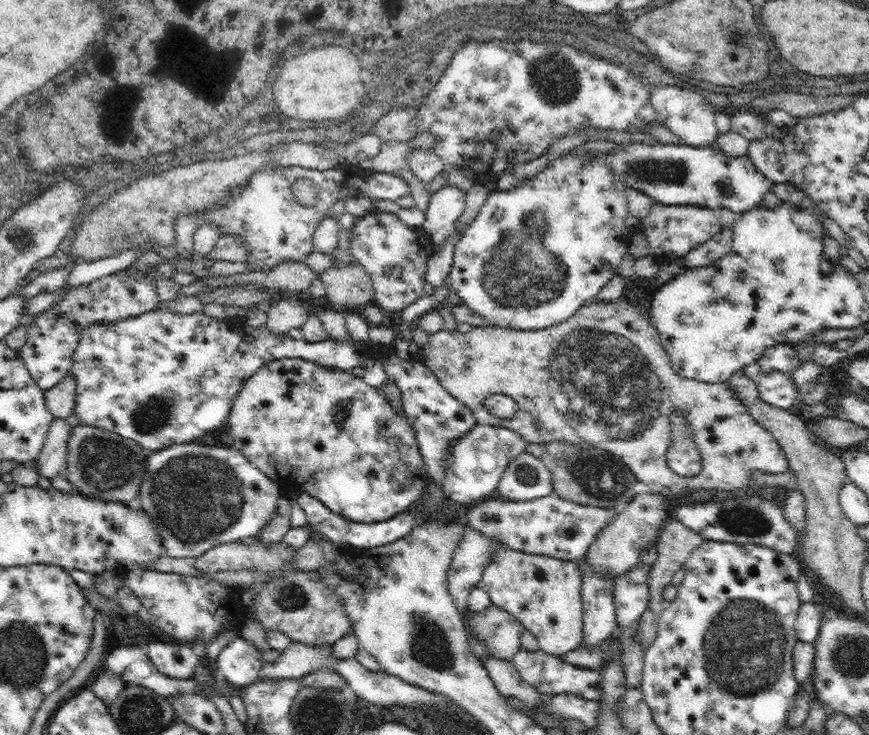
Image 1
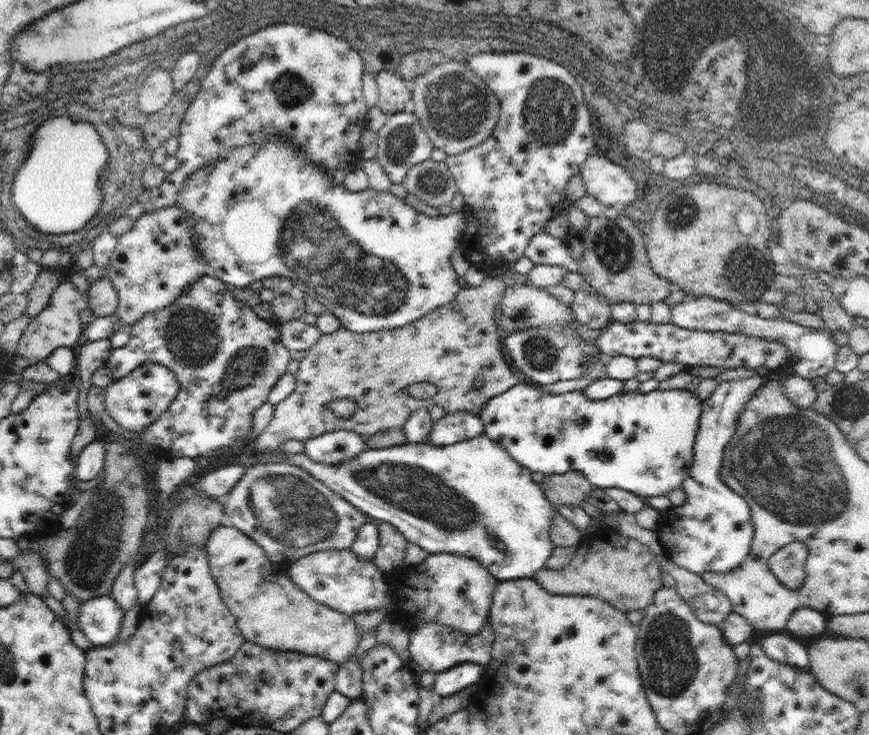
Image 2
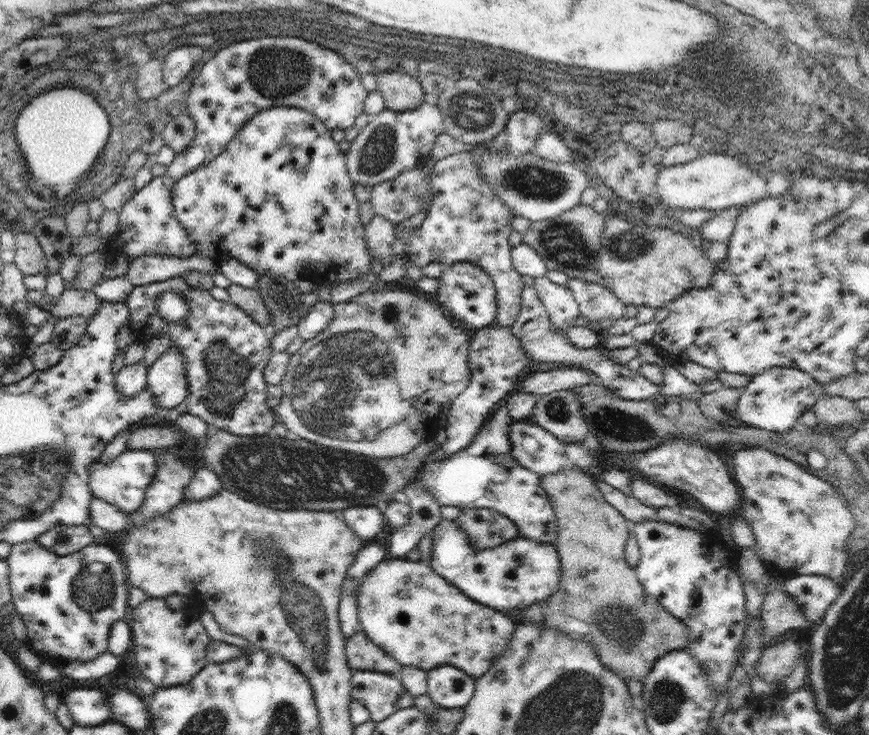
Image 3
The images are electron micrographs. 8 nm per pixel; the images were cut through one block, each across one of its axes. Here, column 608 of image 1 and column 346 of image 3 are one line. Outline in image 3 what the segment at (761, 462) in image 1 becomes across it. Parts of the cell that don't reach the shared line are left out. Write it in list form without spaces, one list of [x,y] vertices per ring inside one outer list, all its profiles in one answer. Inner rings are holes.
[[[412,290],[382,292],[364,292],[352,297],[348,302],[336,303],[333,306],[333,322],[330,323],[318,336],[306,340],[302,348],[289,356],[286,374],[281,380],[283,395],[280,404],[276,406],[278,422],[282,422],[290,431],[292,438],[303,438],[310,442],[338,448],[346,452],[358,453],[360,456],[378,458],[392,458],[404,456],[417,447],[422,441],[433,440],[436,431],[444,428],[451,404],[457,396],[466,390],[471,374],[469,374],[468,351],[472,346],[472,336],[468,336],[468,330],[462,324],[454,320],[440,305],[432,304],[425,298],[419,298]]]

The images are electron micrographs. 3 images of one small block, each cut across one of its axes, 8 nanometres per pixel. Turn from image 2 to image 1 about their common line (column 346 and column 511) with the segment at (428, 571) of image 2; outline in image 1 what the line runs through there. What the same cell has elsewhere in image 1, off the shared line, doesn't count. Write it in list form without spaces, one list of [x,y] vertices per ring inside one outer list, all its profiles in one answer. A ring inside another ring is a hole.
[[[506,545],[500,546],[500,548],[496,548],[494,552],[492,552],[492,561],[490,564],[484,568],[484,572],[482,574],[480,585],[486,590],[489,594],[490,600],[496,605],[502,607],[506,612],[515,616],[524,626],[524,630],[530,630],[530,632],[536,637],[539,649],[547,652],[551,655],[556,655],[557,657],[561,657],[563,654],[578,648],[582,645],[582,599],[581,599],[581,584],[582,584],[582,576],[580,576],[580,572],[577,572],[578,561],[565,561],[562,559],[557,559],[554,557],[549,557],[546,555],[533,555],[528,554],[522,551],[514,550]]]

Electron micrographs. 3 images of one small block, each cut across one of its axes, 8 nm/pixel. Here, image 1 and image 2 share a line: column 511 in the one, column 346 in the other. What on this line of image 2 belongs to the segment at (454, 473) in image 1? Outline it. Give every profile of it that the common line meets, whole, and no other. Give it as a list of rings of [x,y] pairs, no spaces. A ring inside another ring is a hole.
[[[338,429],[304,441],[303,452],[314,462],[338,466],[360,456],[367,447],[366,437],[348,429]]]

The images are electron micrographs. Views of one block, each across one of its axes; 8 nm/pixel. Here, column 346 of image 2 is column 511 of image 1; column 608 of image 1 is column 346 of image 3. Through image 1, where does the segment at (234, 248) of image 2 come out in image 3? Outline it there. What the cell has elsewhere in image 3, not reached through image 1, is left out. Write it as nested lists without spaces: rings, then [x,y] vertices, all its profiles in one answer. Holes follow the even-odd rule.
[[[272,107],[256,114],[236,133],[226,150],[214,160],[201,164],[174,184],[172,189],[172,206],[178,224],[184,232],[194,240],[199,255],[216,258],[219,262],[230,260],[230,257],[246,266],[250,266],[258,276],[300,276],[314,284],[327,284],[330,287],[341,282],[349,282],[357,278],[365,278],[371,272],[372,257],[366,245],[366,228],[359,218],[360,202],[355,194],[356,185],[350,178],[345,154],[340,150],[339,143],[332,139],[332,130],[316,118],[316,115],[302,108]]]

